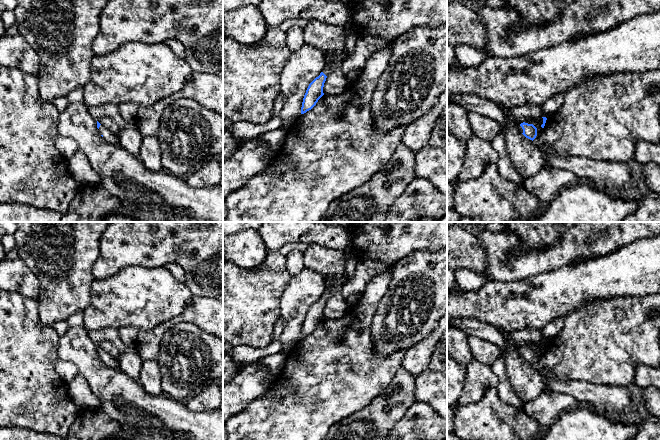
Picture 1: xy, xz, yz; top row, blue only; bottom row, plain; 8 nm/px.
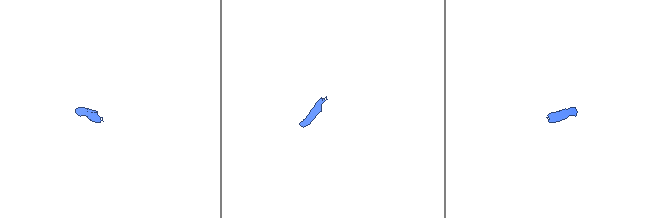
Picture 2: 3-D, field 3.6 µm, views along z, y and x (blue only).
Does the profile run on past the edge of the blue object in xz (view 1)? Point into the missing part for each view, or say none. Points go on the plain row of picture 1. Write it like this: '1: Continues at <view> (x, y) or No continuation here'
1: Continues at xz (330, 280)

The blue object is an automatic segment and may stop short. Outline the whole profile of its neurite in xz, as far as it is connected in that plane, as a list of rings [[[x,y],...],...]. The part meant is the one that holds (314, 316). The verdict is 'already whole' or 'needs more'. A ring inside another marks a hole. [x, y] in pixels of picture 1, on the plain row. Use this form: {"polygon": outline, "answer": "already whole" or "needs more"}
{"polygon": [[[344,273],[337,275],[336,277],[332,275],[325,276],[326,290],[324,294],[320,297],[320,299],[309,308],[303,322],[301,338],[304,338],[307,335],[311,334],[316,329],[318,324],[324,319],[323,311],[327,299],[332,292],[332,286],[334,284],[344,285],[347,281],[348,279]]], "answer": "needs more"}

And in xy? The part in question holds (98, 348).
{"polygon": [[[97,345],[97,352],[101,360],[107,365],[116,370],[120,370],[133,380],[138,381],[143,361],[137,354],[135,347],[127,347],[125,352],[118,360],[109,356],[103,349]]], "answer": "needs more"}

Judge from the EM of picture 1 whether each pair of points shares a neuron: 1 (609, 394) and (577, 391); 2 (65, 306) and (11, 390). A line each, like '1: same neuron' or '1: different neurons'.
1: same neuron
2: different neurons

